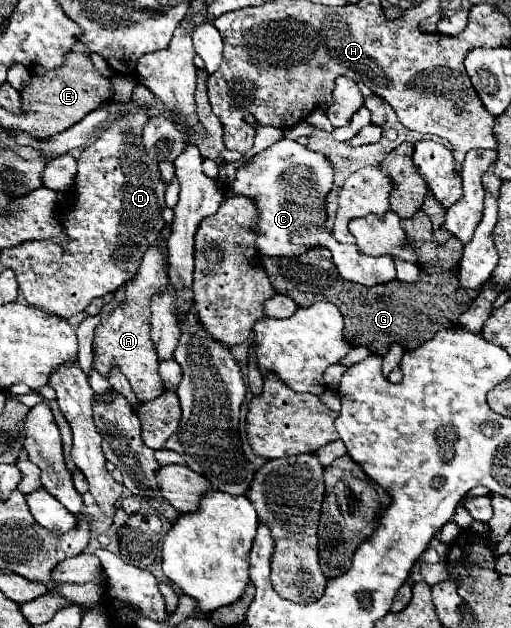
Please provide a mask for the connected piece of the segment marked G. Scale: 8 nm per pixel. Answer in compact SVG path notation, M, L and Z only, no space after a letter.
M418 210L414 218L404 218L400 224L408 238L414 240L414 250L420 256L420 276L414 284L392 280L382 286L362 286L348 282L338 274L330 252L322 246L310 248L298 258L262 258L262 266L268 272L274 290L290 296L298 306L306 308L320 300L336 304L344 316L344 336L350 346L364 346L378 356L384 356L392 342L398 342L404 350L414 350L428 338L434 338L442 326L456 328L460 314L470 306L478 290L466 292L458 286L462 242L456 236L452 236L446 246L438 246L432 236L430 218L422 210Z

